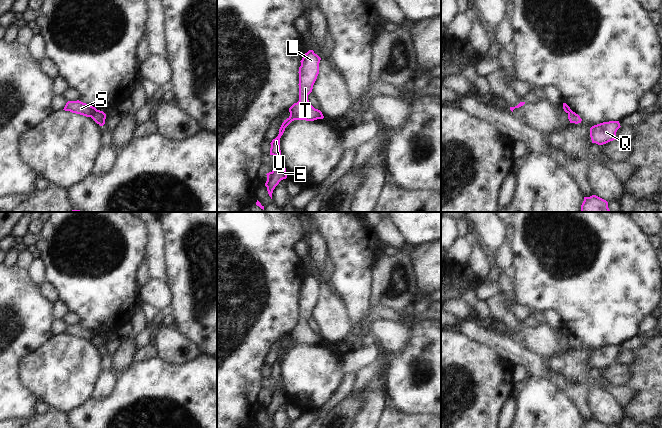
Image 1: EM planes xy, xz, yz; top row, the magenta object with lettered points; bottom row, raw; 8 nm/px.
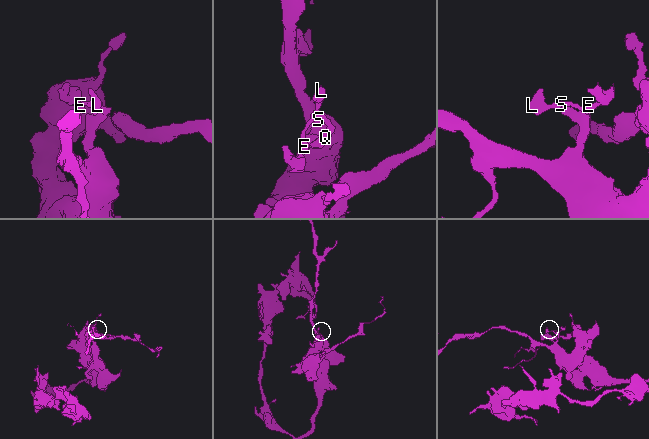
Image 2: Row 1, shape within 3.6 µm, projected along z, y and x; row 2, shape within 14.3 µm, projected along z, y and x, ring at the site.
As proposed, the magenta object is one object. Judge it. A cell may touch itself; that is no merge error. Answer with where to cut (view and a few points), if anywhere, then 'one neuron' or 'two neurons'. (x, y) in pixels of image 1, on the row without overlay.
xy (96, 333), (90, 340) | two neurons

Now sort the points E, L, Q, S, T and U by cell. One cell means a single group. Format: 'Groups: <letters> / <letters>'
Groups: E L S T U / Q.

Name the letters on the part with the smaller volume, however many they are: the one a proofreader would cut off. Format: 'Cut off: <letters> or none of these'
Cut off: E, L, S, T, U

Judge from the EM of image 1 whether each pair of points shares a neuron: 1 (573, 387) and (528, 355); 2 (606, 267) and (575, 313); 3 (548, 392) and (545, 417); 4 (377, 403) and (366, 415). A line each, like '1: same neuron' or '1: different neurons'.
1: same neuron
2: same neuron
3: same neuron
4: same neuron

